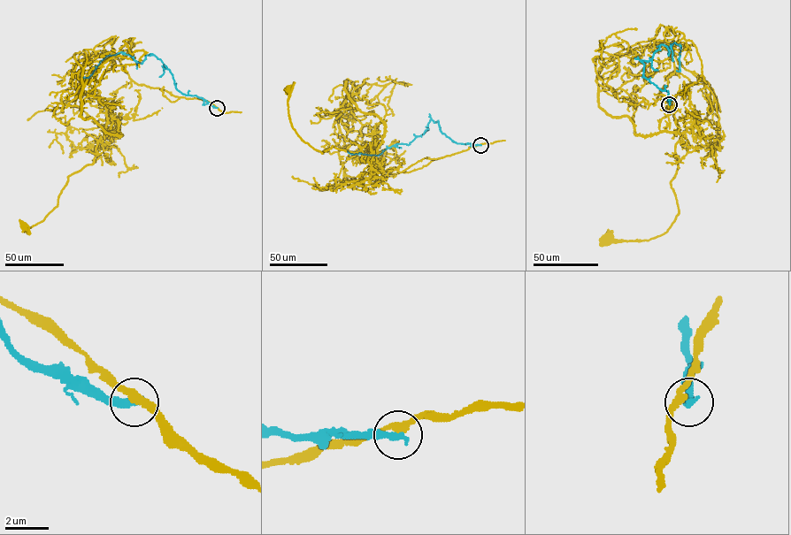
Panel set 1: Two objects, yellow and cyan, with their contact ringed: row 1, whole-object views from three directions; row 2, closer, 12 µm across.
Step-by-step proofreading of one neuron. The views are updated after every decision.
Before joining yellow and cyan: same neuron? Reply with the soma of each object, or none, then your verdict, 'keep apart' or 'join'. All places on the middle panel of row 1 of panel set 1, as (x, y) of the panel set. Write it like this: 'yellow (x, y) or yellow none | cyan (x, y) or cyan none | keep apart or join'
yellow (288, 88) | cyan none | keep apart

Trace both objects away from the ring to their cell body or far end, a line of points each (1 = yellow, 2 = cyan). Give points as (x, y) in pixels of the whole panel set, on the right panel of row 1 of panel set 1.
1: (669, 104), (700, 79), (695, 46), (644, 45), (600, 72), (607, 113), (681, 138), (675, 221), (607, 238)
2: (669, 104), (641, 61), (660, 44), (668, 55), (675, 42), (676, 70)

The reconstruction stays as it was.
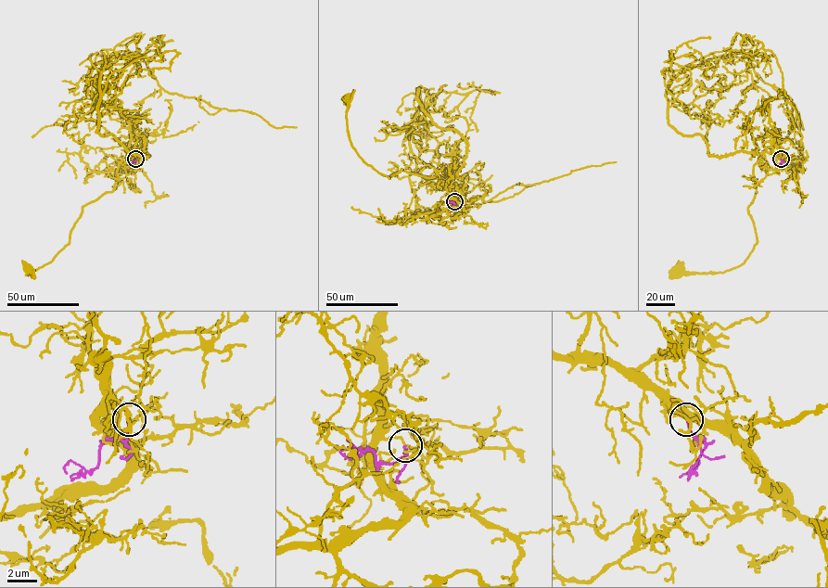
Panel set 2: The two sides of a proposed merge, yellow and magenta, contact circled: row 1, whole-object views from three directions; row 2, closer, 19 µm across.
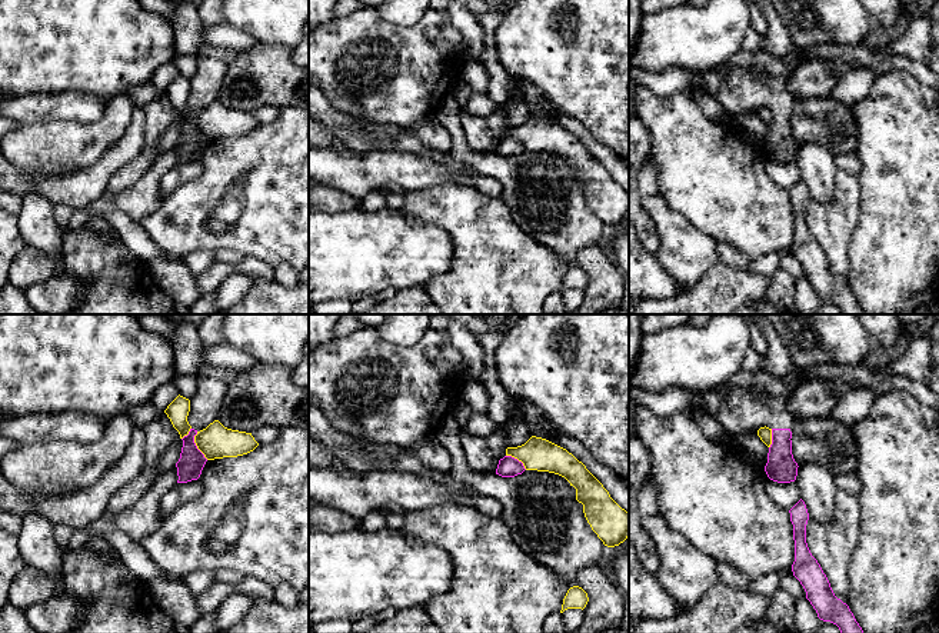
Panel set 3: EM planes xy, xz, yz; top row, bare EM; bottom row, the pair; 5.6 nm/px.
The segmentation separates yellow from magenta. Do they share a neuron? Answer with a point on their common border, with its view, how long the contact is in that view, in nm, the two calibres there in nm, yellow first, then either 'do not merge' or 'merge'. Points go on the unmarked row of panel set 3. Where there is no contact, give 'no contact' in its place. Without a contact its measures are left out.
meets yellow in xy at (196, 125); contact 170 nm long; 190 nm thick on the yellow side, 150 nm on the other; do not merge

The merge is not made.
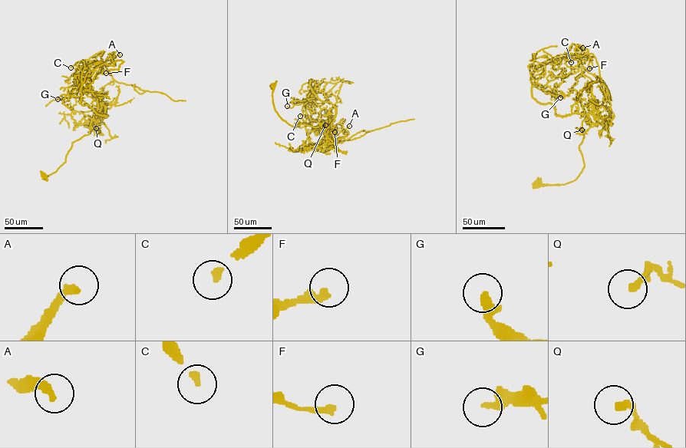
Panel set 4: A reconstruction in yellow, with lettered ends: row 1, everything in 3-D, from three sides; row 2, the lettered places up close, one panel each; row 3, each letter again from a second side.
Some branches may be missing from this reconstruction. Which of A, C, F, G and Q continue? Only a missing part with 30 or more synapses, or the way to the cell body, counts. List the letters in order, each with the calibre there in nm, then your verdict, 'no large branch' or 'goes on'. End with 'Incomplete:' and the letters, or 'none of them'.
A: calibre 300 nm; goes on
C: calibre 220 nm; goes on
F: calibre 280 nm; no large branch
G: calibre 320 nm; no large branch
Q: calibre 240 nm; no large branch
Incomplete: A, C

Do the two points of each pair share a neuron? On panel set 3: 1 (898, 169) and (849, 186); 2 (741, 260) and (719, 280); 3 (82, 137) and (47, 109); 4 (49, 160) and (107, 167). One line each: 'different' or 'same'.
1: different
2: different
3: different
4: different

